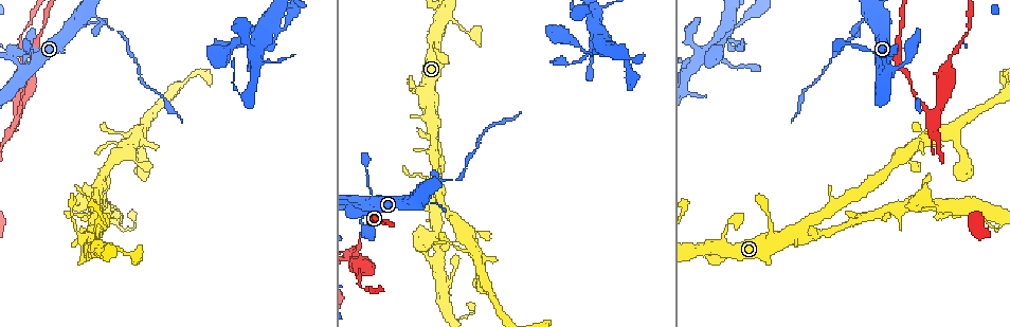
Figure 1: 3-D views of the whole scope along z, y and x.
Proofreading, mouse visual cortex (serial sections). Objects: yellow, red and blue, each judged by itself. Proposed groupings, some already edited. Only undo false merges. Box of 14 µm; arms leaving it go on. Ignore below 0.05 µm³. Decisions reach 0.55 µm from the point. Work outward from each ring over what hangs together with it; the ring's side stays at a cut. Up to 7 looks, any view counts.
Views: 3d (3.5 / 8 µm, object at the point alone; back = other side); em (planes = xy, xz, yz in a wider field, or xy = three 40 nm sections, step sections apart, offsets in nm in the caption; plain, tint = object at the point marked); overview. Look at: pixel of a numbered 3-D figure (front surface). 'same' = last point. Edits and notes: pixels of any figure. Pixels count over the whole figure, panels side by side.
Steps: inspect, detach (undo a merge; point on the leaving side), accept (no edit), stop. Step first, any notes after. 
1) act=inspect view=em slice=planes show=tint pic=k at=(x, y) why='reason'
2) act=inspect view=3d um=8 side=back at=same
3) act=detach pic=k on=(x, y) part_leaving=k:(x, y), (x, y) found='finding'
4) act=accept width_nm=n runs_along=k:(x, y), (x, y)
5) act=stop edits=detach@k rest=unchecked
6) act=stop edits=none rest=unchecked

act=inspect view=3d um=8 pic=1 at=(360, 250) why='three-way junction'

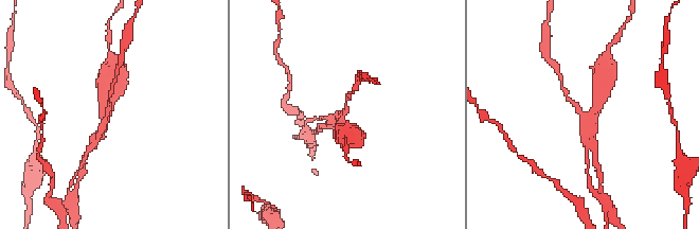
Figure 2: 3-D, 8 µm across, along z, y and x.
act=inspect view=3d um=3.5 pic=2 at=(585, 114)

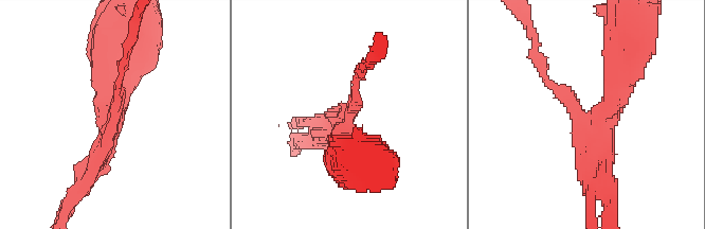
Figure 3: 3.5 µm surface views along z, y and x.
act=inspect view=em slice=planes show=tint pic=3 at=(352, 113) arms=3 arm_widths_nm=100,300,350 why='now the EM'

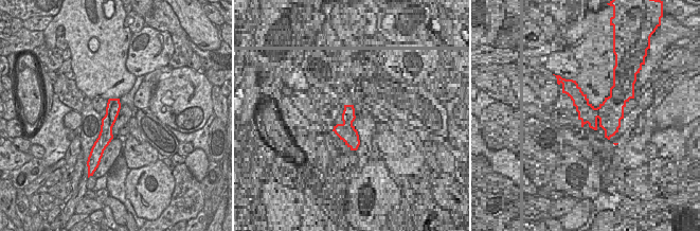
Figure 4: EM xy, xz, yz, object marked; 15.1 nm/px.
act=detach pic=3 on=(620, 100) width_nm=220 part_leaving=3:(589, 117), (613, 101), (627, 29) found='two cells meet here'

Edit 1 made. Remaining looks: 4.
act=inspect view=overview why='see it whole again'

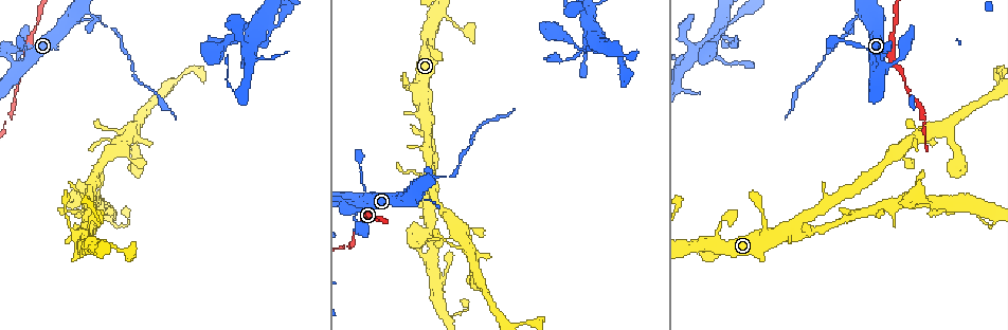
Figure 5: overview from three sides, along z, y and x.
act=inspect view=em slice=planes show=tint pic=5 at=(425, 123) why='two arms in line, one across'

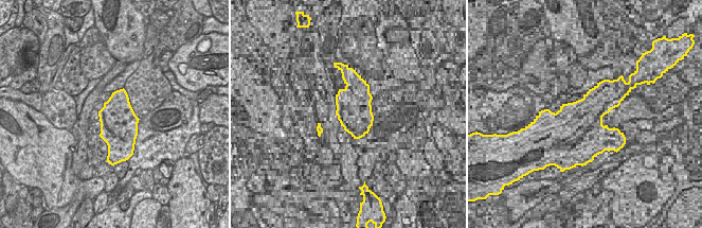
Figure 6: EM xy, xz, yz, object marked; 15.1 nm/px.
act=inspect view=3d um=3.5 at=same why='see where the arms go'

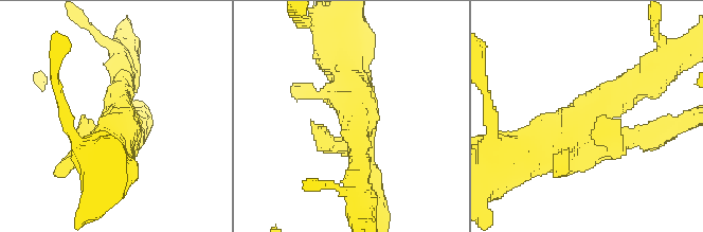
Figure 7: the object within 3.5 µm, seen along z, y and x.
act=accept runs_along=7:(524, 153), (557, 149), (635, 85) found='one cell here'

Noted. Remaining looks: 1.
act=stop edits=detach@3 rest=unchecked

